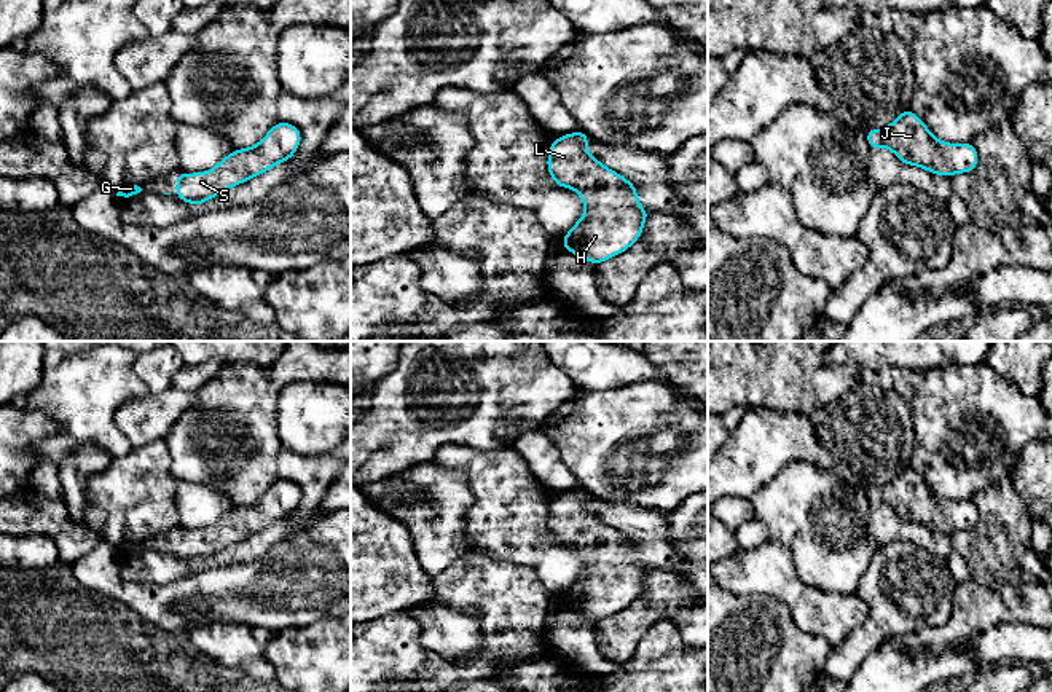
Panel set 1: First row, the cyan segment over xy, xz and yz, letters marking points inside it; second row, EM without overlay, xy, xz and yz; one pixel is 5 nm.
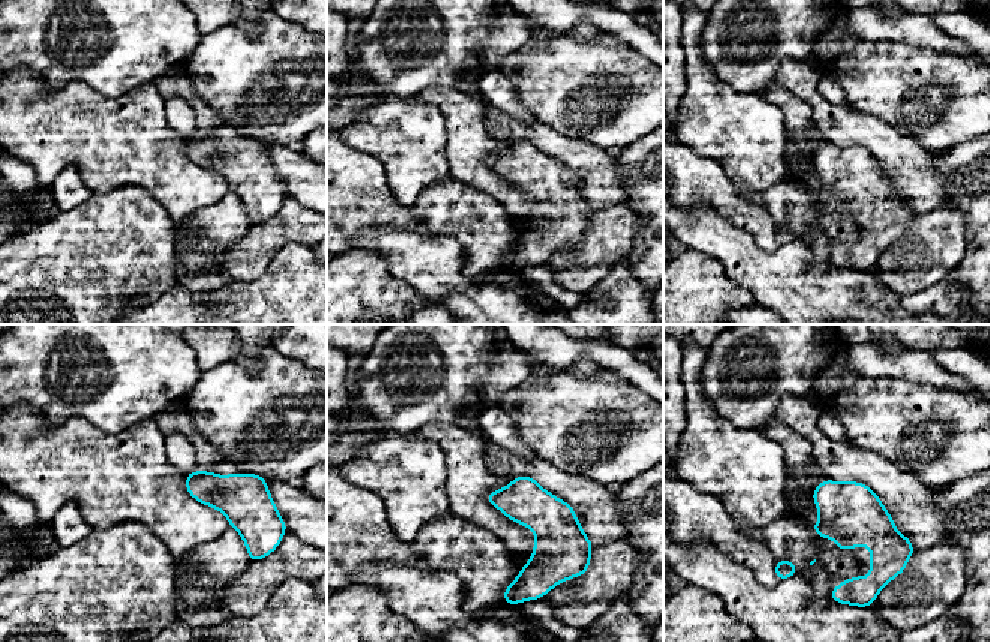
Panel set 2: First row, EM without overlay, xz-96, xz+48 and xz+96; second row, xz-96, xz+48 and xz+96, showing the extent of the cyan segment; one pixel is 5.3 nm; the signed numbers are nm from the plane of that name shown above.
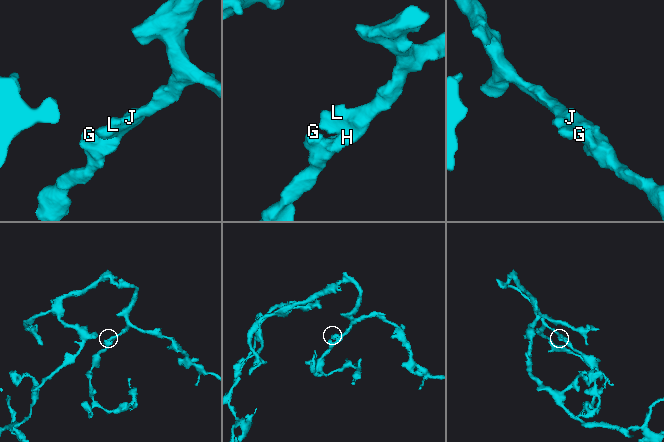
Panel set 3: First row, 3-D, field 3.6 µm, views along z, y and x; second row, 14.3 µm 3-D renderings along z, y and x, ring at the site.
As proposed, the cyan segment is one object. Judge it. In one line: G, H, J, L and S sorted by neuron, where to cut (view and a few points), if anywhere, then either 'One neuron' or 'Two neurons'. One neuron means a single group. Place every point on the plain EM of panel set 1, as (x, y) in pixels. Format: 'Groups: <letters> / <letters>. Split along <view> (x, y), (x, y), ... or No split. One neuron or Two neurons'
Groups: G H J L S. No split. One neuron

